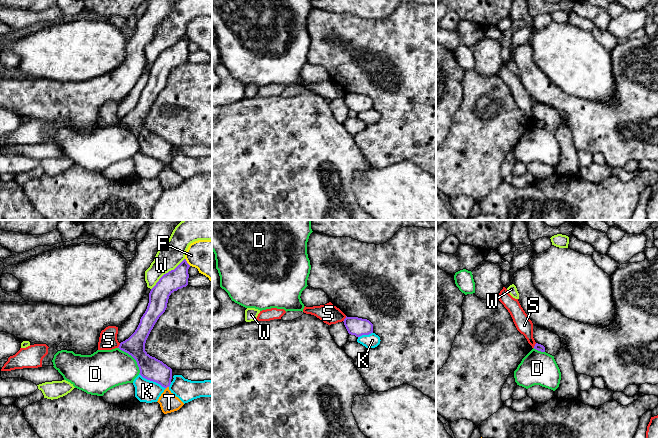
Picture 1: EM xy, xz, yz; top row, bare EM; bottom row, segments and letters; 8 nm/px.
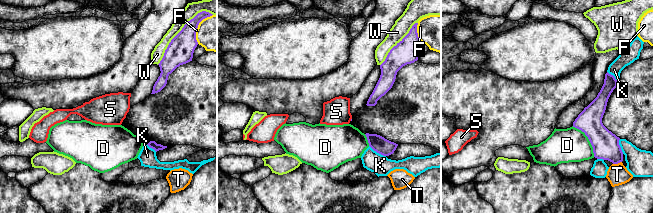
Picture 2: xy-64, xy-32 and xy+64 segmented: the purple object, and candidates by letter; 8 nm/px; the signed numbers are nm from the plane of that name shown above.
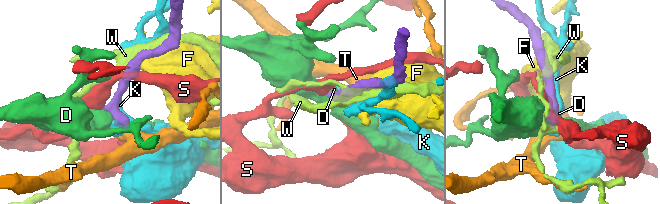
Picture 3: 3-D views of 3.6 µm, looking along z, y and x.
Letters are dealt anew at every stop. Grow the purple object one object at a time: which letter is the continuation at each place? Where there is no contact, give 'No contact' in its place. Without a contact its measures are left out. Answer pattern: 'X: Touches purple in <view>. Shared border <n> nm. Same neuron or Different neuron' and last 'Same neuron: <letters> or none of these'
D: Touches purple in xy. Shared border 280 nm. Different neuron
F: Touches purple in xy. Shared border 80 nm. Different neuron
K: Touches purple in xy. Shared border 240 nm. Different neuron
S: Touches purple in xz. Shared border 50 nm. Different neuron
T: Touches purple in xy. Shared border 30 nm. Same neuron
W: Touches purple in xy. Shared border 380 nm. Different neuron
Same neuron: T

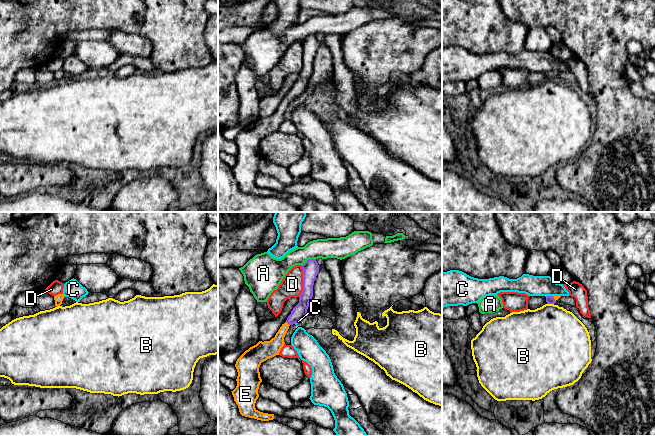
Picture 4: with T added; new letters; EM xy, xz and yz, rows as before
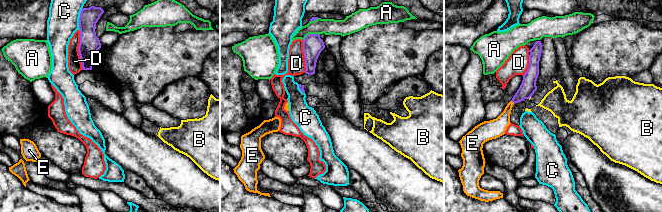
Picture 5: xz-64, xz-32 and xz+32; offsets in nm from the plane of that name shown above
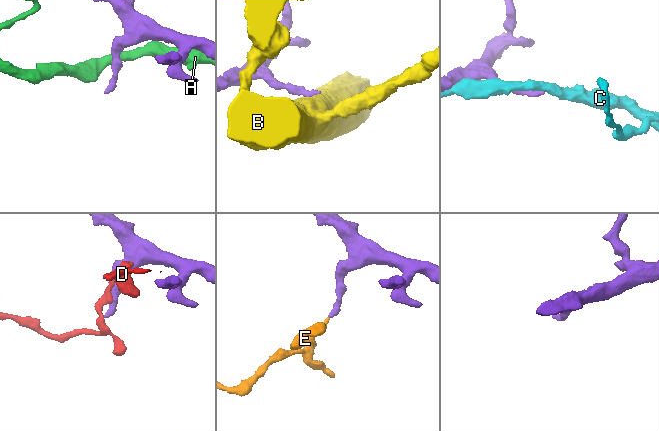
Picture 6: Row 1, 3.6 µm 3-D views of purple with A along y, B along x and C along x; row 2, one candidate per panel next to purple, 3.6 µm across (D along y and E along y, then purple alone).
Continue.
A: Touches purple in xz. Shared border 130 nm. Different neuron
B: Touches purple in yz. Shared border 60 nm. Different neuron
C: Touches purple in yz. Shared border 60 nm. Different neuron
D: Touches purple in xz. Shared border 260 nm. Different neuron
E: Touches purple in xz. Shared border 50 nm. Same neuron
Same neuron: E

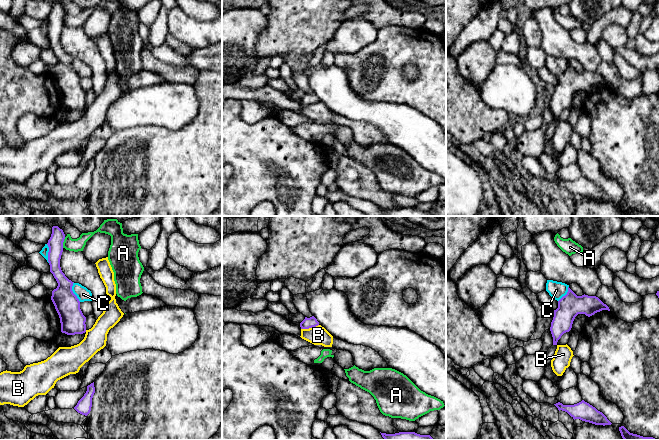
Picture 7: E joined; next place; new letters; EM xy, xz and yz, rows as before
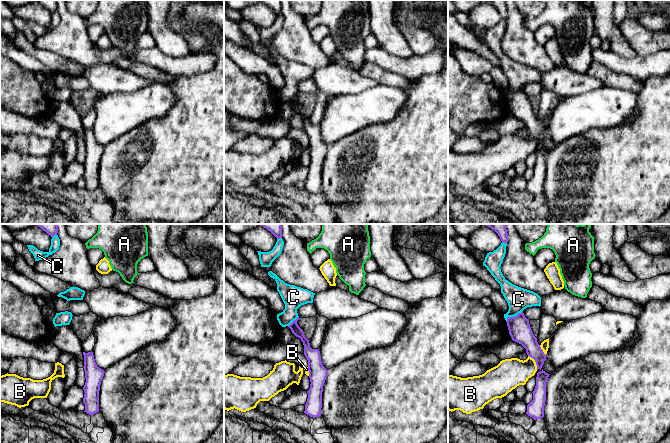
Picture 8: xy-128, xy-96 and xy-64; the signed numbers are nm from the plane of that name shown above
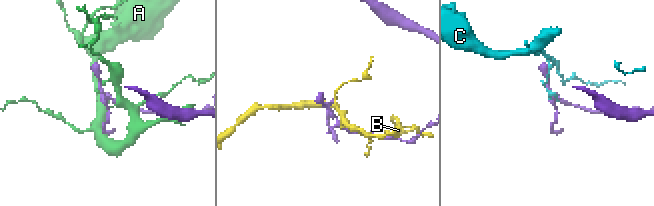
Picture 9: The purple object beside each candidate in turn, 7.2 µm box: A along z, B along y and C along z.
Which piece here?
A: Touches purple in xy. Shared border 90 nm. Different neuron
B: Touches purple in xz. Shared border 150 nm. Different neuron
C: Touches purple in xy. Shared border 170 nm. Different neuron
Same neuron: none of these

